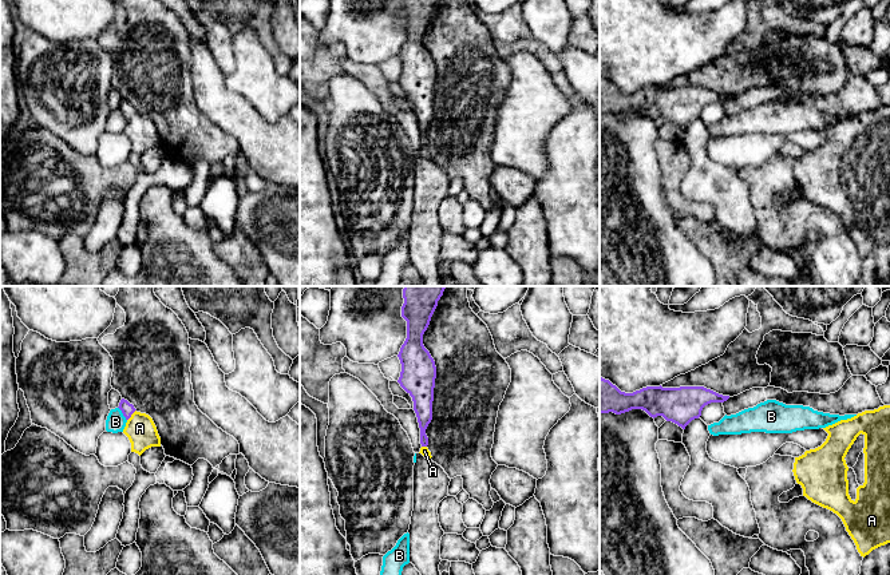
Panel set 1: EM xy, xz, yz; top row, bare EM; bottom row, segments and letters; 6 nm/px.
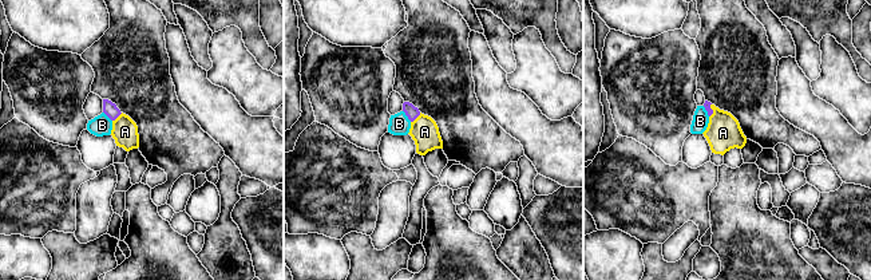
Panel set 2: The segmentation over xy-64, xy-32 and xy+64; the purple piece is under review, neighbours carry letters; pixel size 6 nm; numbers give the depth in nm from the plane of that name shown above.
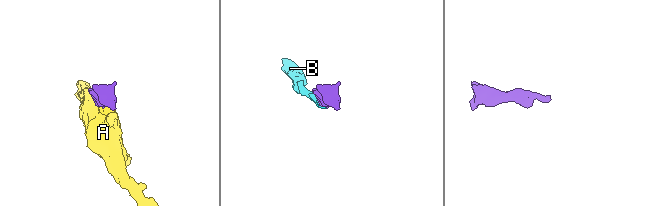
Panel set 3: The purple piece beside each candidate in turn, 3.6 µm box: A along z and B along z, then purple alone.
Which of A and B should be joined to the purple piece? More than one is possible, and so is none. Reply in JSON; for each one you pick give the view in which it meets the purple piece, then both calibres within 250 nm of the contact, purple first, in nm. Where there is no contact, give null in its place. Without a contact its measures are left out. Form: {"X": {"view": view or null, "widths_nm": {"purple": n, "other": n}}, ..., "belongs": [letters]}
{"A": {"view": "xy", "widths_nm": {"purple": 80, "other": 180}}, "belongs": ["A"]}

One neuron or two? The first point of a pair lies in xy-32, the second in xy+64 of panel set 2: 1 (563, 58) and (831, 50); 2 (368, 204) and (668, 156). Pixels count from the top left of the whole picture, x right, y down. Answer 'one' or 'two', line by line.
1: two
2: two

